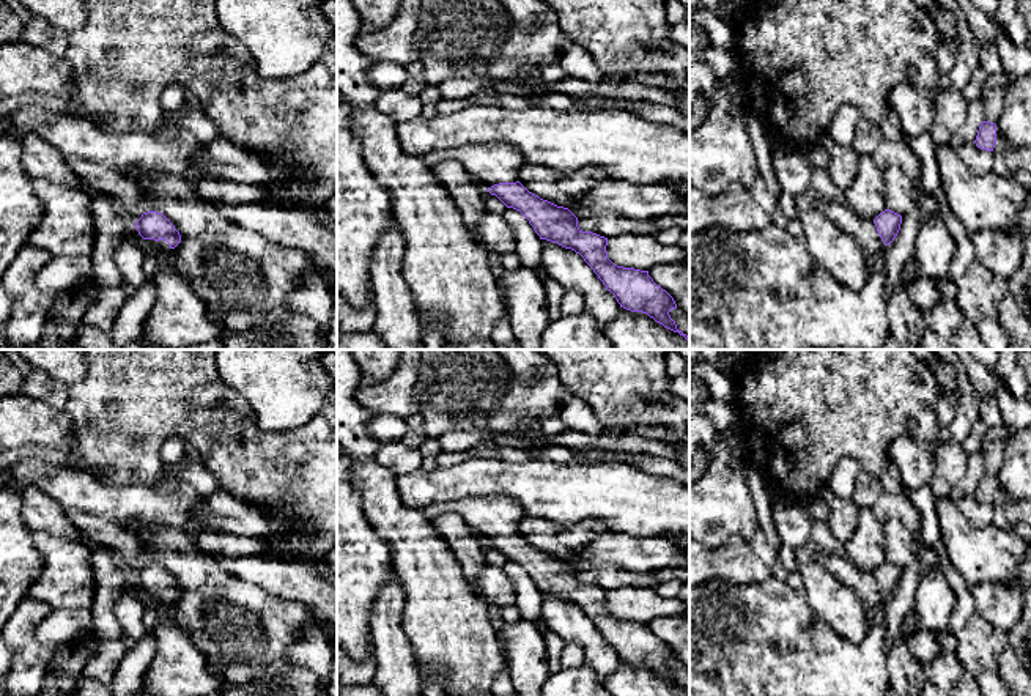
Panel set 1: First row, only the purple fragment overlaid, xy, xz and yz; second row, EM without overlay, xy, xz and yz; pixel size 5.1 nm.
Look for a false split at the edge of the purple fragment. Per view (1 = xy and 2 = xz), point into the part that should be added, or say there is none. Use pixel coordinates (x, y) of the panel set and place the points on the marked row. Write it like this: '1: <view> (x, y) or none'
1: xy (162, 248)
2: xz (491, 162)

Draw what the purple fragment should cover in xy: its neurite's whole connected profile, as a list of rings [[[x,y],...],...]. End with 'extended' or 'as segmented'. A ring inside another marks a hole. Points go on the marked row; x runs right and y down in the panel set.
[[[157,211],[143,213],[134,228],[139,231],[146,247],[154,249],[164,257],[181,242],[179,231]]]; extended

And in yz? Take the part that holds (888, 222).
[[[814,195],[815,205],[839,228],[853,236],[867,258],[878,258],[900,230],[902,216],[885,209],[874,220],[861,219],[845,202]]]; extended

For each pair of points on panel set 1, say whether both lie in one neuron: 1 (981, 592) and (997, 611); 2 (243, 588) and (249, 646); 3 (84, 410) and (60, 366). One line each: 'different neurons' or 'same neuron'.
1: same neuron
2: same neuron
3: different neurons

